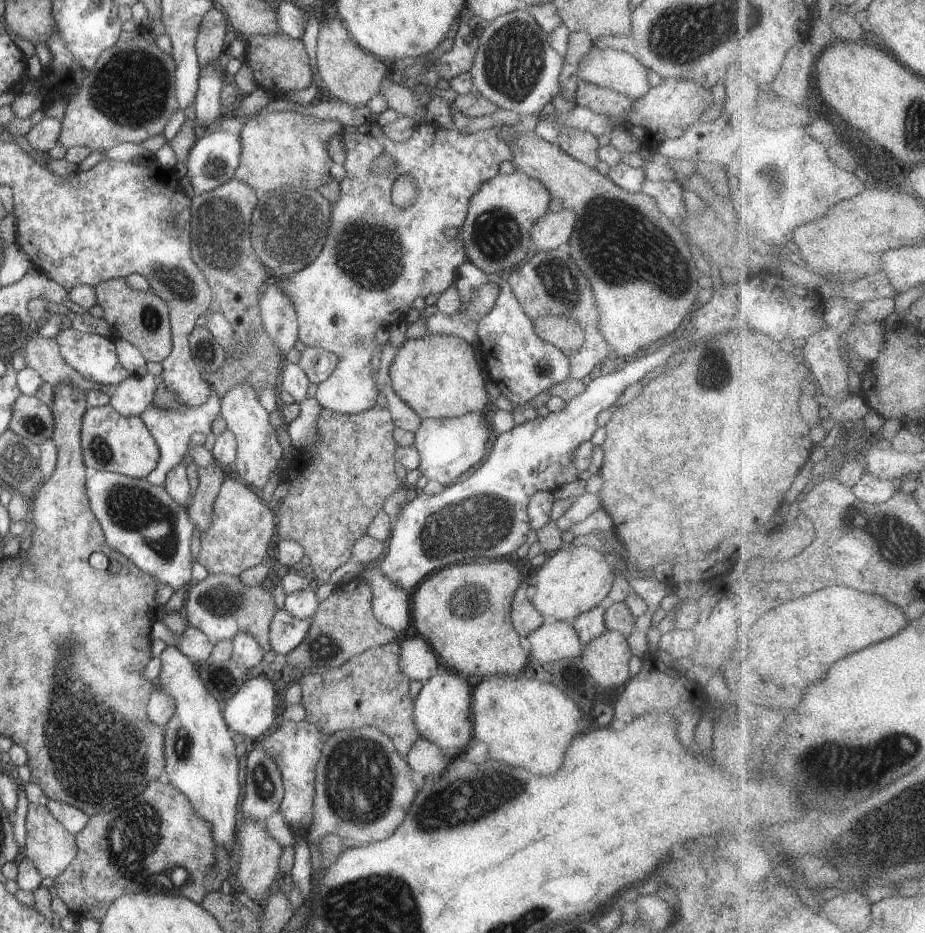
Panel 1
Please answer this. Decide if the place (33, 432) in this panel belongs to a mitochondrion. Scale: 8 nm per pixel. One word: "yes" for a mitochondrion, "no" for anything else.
yes

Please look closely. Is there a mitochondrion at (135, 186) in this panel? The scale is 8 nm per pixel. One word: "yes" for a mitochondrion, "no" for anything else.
no

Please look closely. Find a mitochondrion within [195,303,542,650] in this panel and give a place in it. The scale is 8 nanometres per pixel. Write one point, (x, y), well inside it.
(481, 524)

